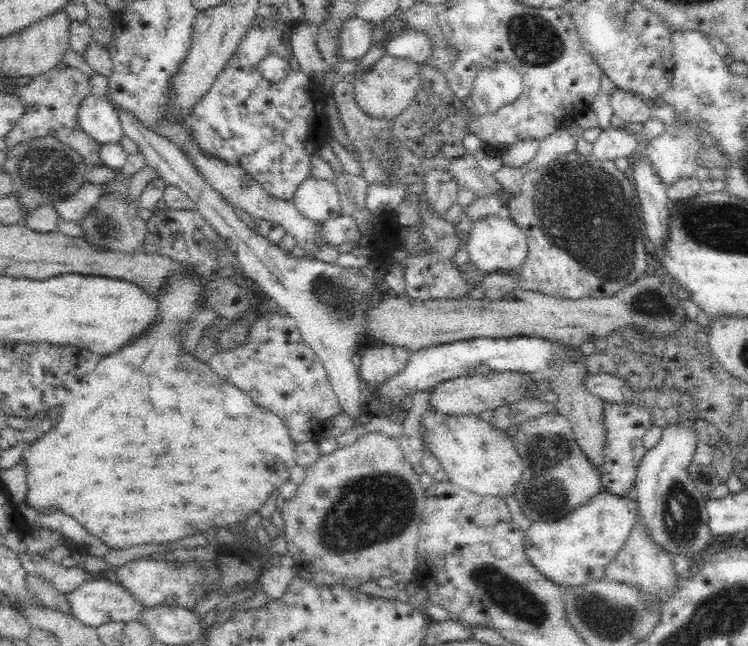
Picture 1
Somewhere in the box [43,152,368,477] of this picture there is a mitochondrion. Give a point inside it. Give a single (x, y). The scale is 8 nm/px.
(338, 300)

